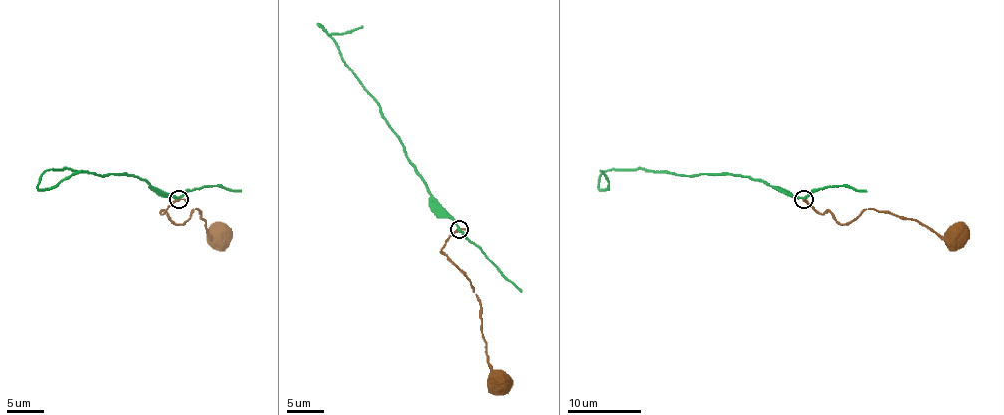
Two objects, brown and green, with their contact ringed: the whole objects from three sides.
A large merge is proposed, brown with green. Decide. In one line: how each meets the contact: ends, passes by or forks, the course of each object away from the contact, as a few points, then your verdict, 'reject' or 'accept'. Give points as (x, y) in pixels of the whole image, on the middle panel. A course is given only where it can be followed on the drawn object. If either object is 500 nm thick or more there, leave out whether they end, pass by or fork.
brown ends; green passes by; course brown (459, 230), (441, 250), (476, 294), (481, 336), (491, 367), (491, 386), (496, 388); course green (459, 230), (430, 193), (380, 105), (347, 66), (334, 39), (318, 24), (334, 33), (349, 33), (362, 26); reject

